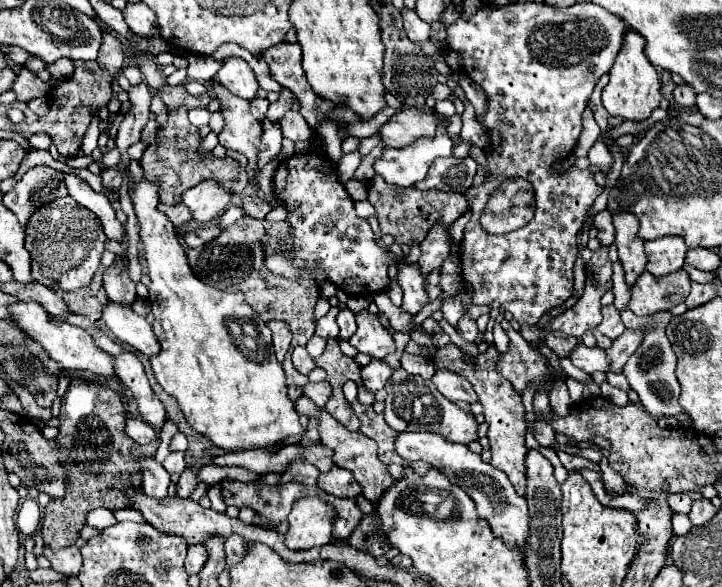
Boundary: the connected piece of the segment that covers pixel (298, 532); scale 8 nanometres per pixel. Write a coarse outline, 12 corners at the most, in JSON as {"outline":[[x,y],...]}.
{"outline":[[320,498],[294,502],[286,546],[330,544],[336,510]]}

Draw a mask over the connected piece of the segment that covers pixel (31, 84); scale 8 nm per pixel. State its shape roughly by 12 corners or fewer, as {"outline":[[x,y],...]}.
{"outline":[[22,68],[12,90],[18,102],[46,96],[48,84]]}

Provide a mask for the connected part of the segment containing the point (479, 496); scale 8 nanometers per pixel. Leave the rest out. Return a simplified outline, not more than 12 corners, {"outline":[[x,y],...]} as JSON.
{"outline":[[402,432],[396,452],[424,460],[476,502],[524,554],[528,506],[508,476],[466,444]]}

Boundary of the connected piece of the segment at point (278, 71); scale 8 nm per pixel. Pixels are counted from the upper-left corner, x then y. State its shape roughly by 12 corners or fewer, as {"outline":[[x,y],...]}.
{"outline":[[296,44],[268,48],[264,60],[272,78],[300,100],[300,114],[316,128],[316,112],[336,108],[314,96],[302,72]]}

